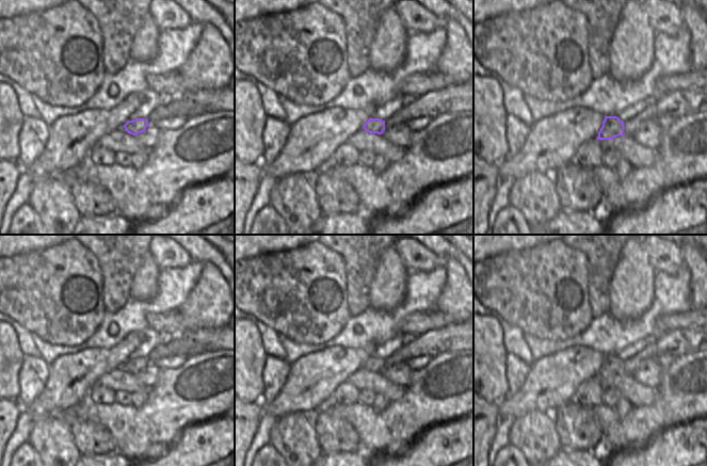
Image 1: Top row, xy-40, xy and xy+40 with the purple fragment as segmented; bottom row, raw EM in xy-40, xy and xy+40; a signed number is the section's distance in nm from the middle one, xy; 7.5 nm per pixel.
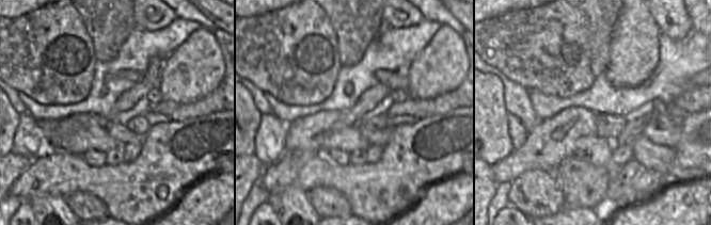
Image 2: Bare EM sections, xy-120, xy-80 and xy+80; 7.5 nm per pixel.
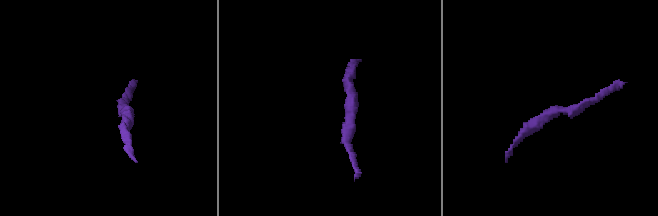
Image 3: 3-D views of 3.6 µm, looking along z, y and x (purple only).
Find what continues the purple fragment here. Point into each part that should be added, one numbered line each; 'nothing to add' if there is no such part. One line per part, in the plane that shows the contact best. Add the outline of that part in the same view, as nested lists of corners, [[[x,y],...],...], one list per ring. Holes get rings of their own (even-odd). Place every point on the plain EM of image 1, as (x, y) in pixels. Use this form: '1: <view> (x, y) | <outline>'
nothing to add

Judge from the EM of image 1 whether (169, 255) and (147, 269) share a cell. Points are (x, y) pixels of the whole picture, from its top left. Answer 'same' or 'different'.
different

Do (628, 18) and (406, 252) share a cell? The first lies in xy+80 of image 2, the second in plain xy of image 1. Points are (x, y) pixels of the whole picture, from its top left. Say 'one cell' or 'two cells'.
two cells

